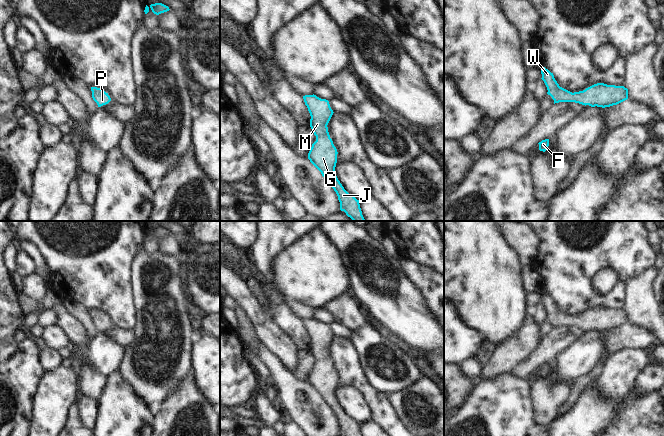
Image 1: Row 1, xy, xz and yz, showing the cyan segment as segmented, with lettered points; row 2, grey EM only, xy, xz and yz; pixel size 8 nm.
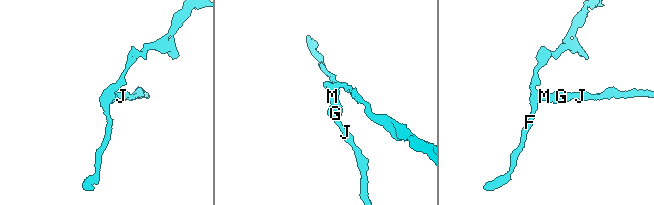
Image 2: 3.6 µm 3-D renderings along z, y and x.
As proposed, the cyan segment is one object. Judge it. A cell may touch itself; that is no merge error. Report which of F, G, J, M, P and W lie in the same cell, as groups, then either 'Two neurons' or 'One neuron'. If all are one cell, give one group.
Groups: F G J M P W. One neuron.

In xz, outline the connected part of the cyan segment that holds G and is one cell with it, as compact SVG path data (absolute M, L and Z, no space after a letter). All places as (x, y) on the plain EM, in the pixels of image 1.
M314 318L305 319L303 323L311 340L310 351L316 360L316 365L312 368L308 377L308 383L331 408L338 420L341 435L362 436L359 424L344 413L336 400L335 391L338 376L330 362L327 351L334 337L329 325Z

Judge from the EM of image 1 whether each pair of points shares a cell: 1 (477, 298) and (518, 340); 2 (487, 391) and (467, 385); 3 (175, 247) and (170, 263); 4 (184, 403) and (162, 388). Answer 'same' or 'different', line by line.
1: different
2: different
3: different
4: different

